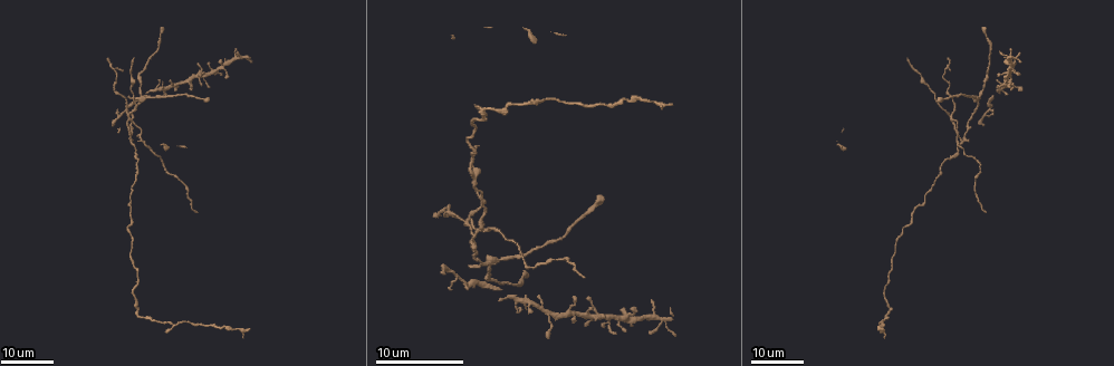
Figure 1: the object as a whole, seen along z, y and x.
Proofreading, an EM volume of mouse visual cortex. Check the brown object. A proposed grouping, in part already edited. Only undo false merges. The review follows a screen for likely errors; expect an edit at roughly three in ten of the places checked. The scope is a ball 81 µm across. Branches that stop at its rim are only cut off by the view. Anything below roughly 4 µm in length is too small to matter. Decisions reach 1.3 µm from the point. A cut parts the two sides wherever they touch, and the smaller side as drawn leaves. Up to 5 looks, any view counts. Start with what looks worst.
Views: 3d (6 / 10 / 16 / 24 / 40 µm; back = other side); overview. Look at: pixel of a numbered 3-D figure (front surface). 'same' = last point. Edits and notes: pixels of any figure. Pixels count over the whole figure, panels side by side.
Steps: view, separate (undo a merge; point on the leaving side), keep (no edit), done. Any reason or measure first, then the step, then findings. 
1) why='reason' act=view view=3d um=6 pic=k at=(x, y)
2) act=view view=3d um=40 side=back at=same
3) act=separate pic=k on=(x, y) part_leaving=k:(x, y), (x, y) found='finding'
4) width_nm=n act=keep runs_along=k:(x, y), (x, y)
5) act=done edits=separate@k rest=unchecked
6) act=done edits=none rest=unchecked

act=view view=3d um=24 pic=1 at=(962, 141)

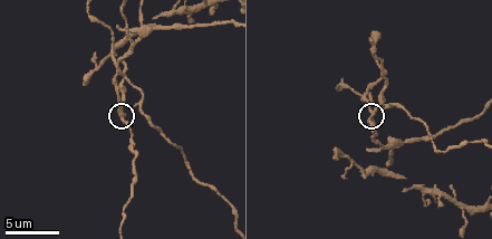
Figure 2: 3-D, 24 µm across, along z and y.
act=view view=3d um=6 pic=2 at=(371, 115)

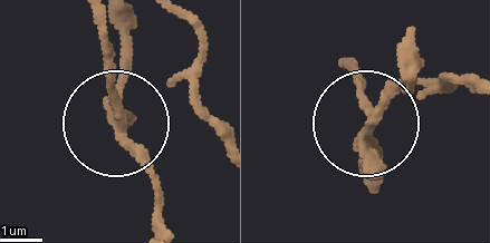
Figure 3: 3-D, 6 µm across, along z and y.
side_arm_um=34 act=separate pic=3 on=(115, 70) part_leaving=3:(123, 127), (102, 25) found='a second cell is stuck on'

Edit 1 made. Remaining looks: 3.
why='four or more arms meet' act=view view=3d um=6 pic=2 at=(395, 145)

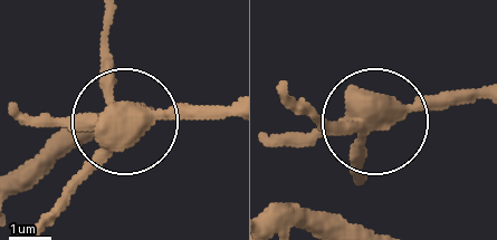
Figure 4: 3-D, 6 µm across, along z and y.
act=view view=3d um=6 side=back pic=4 at=(371, 125)

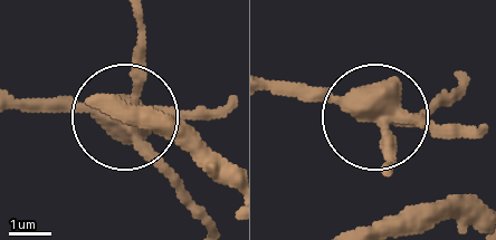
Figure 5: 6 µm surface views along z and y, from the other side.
arms=5 act=separate pic=5 on=(70, 106) part_leaving=5:(373, 118), (323, 96), (269, 93) found='a second cell is stuck on'

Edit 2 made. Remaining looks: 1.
act=done edits=separate@3,separate@5 rest=unchecked

